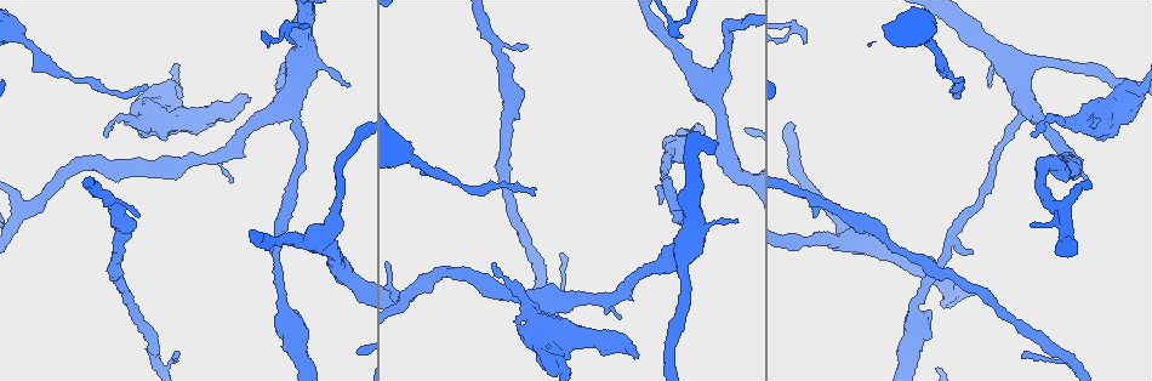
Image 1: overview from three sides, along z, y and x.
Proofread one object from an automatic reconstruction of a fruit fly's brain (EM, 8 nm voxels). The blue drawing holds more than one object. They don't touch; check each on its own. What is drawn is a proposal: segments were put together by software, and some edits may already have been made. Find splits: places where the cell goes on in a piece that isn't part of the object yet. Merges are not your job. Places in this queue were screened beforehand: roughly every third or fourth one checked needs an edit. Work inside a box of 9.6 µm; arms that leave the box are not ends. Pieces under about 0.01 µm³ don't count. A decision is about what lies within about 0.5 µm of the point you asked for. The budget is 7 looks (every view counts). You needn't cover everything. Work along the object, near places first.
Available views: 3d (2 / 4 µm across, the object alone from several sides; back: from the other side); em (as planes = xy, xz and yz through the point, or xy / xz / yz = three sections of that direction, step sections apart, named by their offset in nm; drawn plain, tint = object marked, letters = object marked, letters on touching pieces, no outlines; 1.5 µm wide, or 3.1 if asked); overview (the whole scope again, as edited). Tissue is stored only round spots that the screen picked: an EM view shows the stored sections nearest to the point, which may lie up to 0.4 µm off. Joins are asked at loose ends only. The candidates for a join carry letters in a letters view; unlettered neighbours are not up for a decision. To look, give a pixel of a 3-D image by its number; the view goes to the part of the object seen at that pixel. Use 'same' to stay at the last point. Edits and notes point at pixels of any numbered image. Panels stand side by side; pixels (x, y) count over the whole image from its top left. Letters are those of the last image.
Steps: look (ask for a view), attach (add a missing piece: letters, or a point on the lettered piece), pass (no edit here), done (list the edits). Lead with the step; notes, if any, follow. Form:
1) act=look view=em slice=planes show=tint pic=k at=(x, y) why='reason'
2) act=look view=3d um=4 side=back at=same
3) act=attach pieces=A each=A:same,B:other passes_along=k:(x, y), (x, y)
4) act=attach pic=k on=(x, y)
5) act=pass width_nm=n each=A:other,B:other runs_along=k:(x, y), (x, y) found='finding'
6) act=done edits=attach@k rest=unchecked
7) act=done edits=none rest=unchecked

act=look view=em slice=yz step=4 show=letters pic=1 at=(989, 83) why='tapers out'

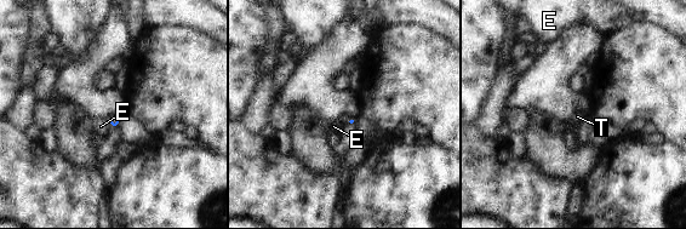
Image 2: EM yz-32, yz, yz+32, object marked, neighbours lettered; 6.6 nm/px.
act=look view=em slice=planes show=letters at=same

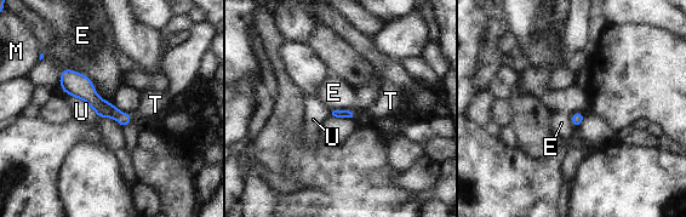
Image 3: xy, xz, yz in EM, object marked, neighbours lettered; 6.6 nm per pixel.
act=attach pieces=T longest_contact=E:380nm each=E:other,M:other,T:same,U:other found='it goes on there'

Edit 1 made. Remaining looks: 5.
act=look view=overview

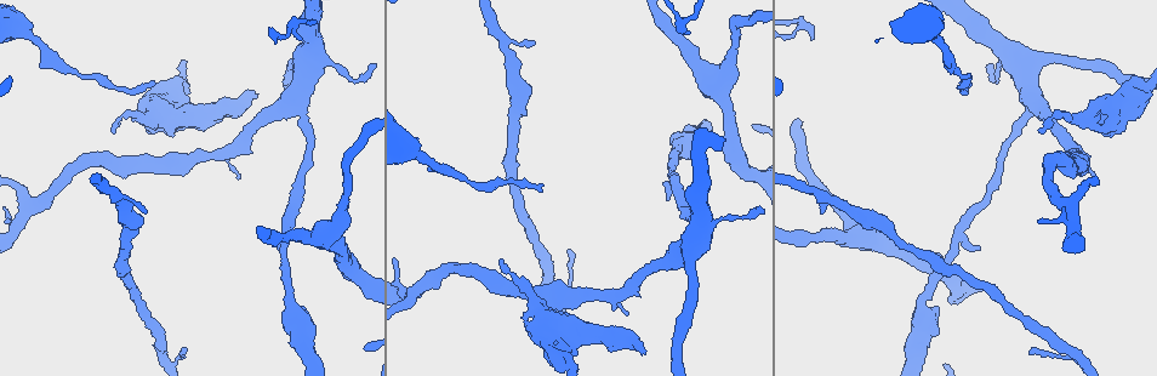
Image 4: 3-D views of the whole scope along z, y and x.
act=look view=em slice=xy step=8 show=letters pic=4 at=(256, 95) why='branch stops here'

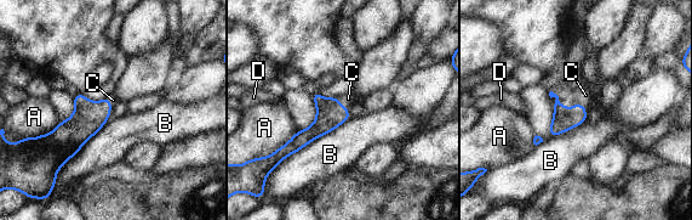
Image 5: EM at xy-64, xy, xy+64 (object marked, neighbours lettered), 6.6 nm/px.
act=attach pieces=C each=A:other,B:other,C:same,D:other passes_along=5:(564, 119), (566, 108), (585, 95) found='the cell continues'

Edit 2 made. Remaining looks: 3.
act=look view=overview

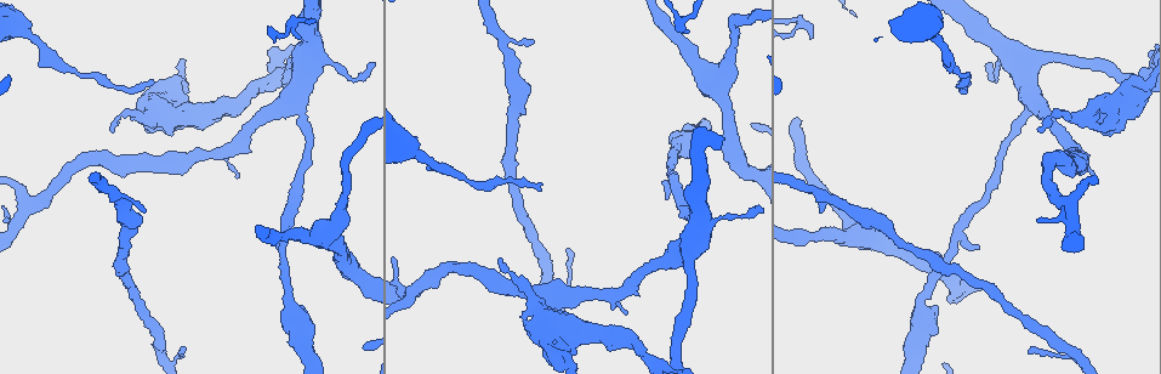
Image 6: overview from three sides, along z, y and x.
act=look view=3d um=4 pic=6 at=(542, 185) why='branch stops here'

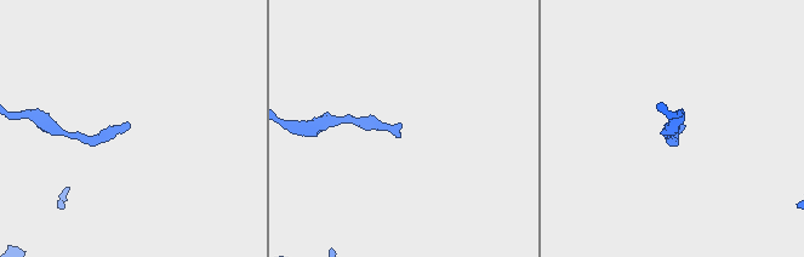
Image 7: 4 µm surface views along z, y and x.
act=look view=em slice=planes show=letters pic=7 at=(398, 126) why='need the tissue'

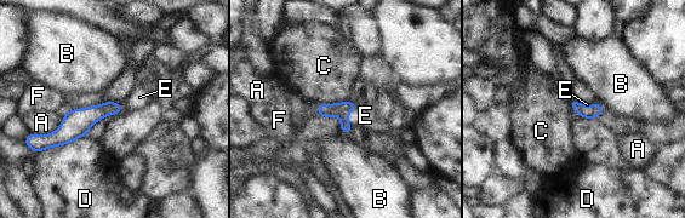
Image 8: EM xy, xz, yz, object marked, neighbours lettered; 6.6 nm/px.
act=attach pieces=E longest_contact=D:320nm each=A:other,B:other,C:other,D:other,E:same,F:other passes_along=8:(342, 109), (348, 113), (365, 115) found='the cell continues'

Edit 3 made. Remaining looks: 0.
act=done edits=attach@3,attach@5,attach@8 rest=unchecked

